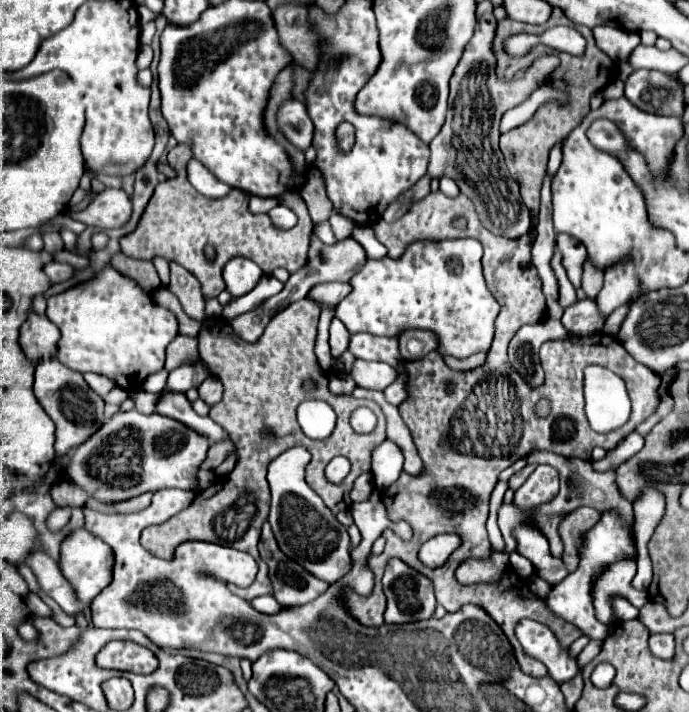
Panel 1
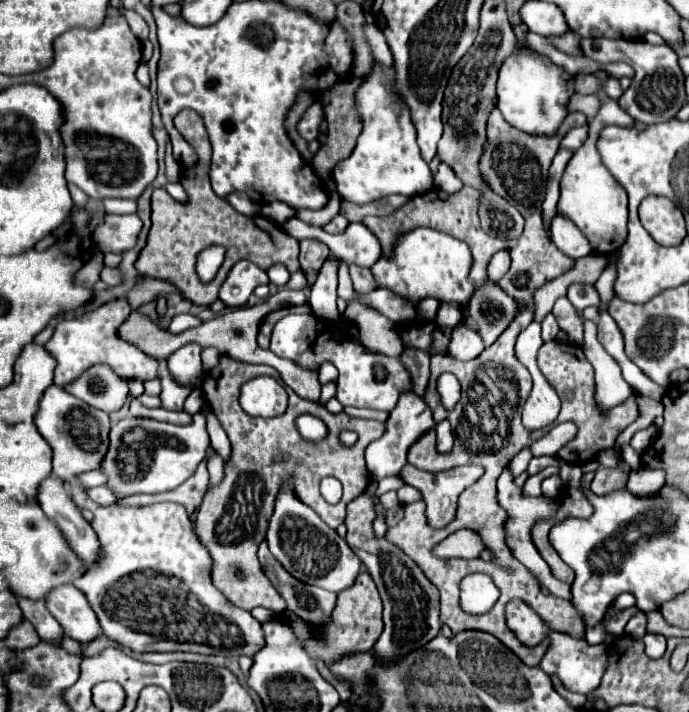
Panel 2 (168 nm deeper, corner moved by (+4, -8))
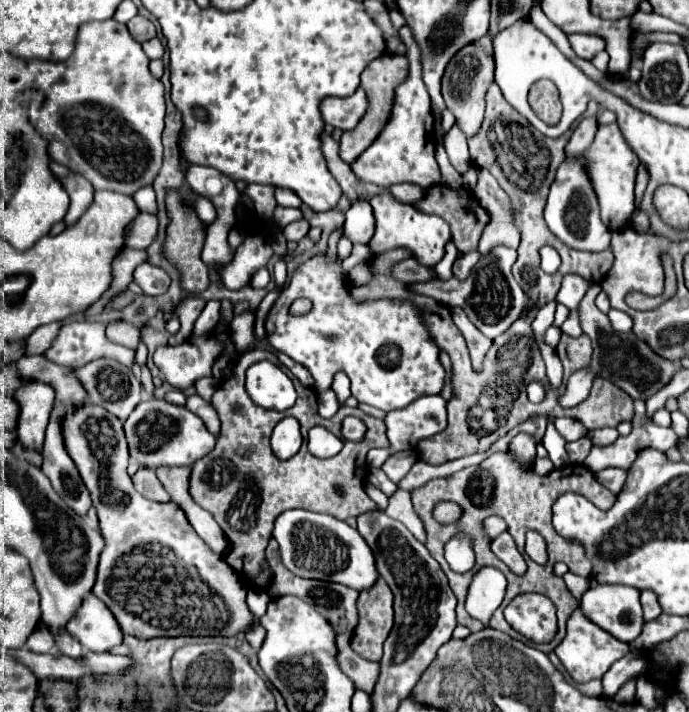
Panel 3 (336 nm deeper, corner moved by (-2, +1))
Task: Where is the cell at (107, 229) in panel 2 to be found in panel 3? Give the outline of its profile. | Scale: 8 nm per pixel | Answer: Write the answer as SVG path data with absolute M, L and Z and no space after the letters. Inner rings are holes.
M140 213L126 231L126 245L132 249L148 249L158 235L158 219L150 213Z

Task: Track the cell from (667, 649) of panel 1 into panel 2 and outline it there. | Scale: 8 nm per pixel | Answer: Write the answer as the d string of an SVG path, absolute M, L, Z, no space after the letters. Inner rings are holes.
M646 634L644 638L644 644L646 644L646 654L650 658L660 658L666 650L666 638L664 636L658 636L658 634Z

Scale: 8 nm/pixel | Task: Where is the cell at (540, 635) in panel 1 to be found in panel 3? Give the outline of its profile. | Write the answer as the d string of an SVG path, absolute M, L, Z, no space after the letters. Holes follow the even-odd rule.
M580 607L576 609L576 613L570 615L570 619L568 619L568 633L562 639L562 643L554 649L554 653L558 655L558 659L562 661L562 665L566 667L566 671L572 675L572 679L576 683L586 683L586 681L592 681L592 679L600 679L628 651L630 651L628 643L618 641L616 637L612 637L610 633L600 629L596 623L588 621Z

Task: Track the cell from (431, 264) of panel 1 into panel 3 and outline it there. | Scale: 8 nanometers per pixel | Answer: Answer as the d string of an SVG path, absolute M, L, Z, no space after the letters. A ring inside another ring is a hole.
M390 191L374 195L370 199L370 205L374 209L374 219L376 219L376 229L368 243L372 253L390 251L396 247L408 247L414 253L414 257L426 267L434 267L444 257L444 245L446 245L446 241L452 239L452 233L450 233L450 227L446 221L442 221L436 215L420 213L420 209L416 209L414 205L396 201Z

